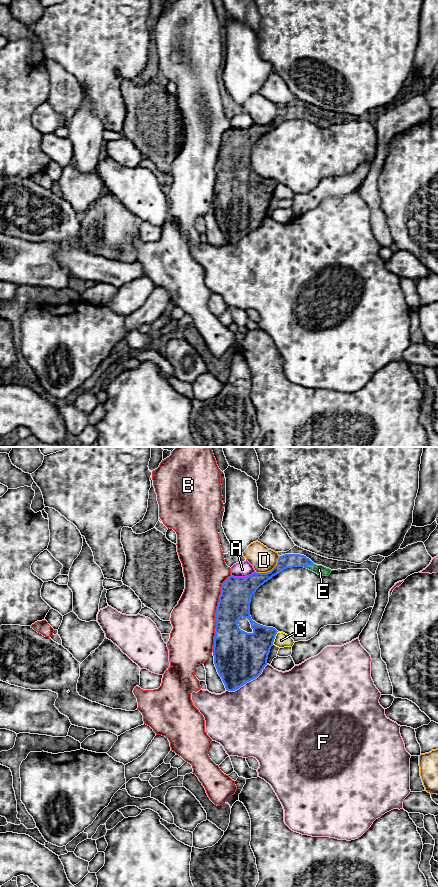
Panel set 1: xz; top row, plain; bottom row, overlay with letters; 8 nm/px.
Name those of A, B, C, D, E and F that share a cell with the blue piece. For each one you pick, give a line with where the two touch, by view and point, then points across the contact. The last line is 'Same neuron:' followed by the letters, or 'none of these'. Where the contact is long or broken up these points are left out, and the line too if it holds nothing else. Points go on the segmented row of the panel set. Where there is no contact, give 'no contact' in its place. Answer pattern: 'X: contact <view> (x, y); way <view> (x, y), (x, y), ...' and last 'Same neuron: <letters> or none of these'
E: contact xz (309, 564); way xz (285, 561), (304, 561), (309, 564), (319, 569)
Same neuron: E

